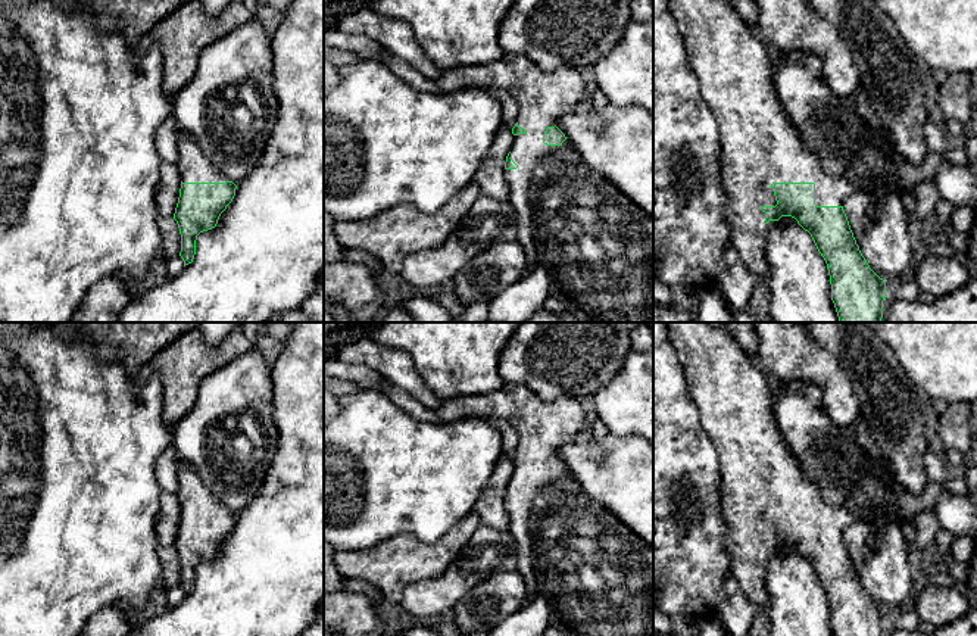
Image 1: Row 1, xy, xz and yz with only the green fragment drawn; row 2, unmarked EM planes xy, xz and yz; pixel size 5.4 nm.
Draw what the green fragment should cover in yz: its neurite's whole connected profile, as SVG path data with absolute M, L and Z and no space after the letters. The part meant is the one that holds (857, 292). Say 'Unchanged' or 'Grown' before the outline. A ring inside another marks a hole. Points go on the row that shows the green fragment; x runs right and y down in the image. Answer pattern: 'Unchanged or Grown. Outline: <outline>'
Grown. Outline: M668 0L669 12L697 77L700 96L718 124L721 137L721 186L725 196L725 218L730 238L750 272L768 281L765 247L781 216L792 216L811 234L824 258L830 275L831 300L839 322L881 322L886 281L867 264L843 211L843 200L858 190L858 183L831 178L821 169L818 158L806 149L795 125L789 121L772 85L774 62L764 44L737 16L727 0Z

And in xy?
Grown. Outline: M180 130L178 155L181 188L174 219L180 228L180 256L185 266L194 259L197 236L216 227L221 213L232 202L237 186L203 155L196 140L182 130Z

